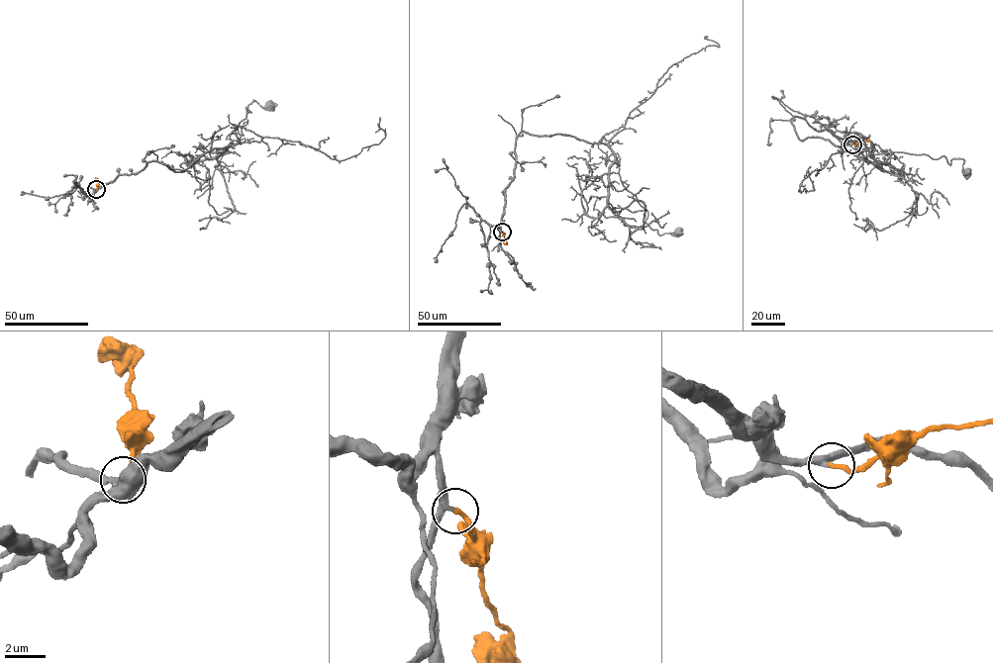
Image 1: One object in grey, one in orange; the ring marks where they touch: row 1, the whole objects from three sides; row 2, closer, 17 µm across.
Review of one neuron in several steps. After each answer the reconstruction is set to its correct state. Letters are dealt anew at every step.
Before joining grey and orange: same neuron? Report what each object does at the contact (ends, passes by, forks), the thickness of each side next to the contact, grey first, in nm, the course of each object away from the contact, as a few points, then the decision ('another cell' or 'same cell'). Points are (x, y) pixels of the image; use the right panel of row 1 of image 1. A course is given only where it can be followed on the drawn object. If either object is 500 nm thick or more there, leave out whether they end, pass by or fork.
grey passes by | orange ends | 320/240 nm | grey via (852, 144), (791, 119), (801, 141), (828, 140), (861, 157), (960, 158), (966, 172) | orange via (852, 144), (869, 139) | same cell

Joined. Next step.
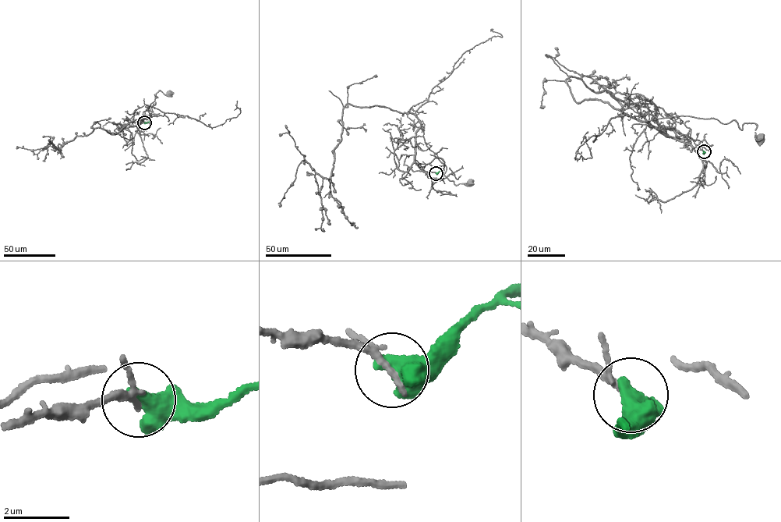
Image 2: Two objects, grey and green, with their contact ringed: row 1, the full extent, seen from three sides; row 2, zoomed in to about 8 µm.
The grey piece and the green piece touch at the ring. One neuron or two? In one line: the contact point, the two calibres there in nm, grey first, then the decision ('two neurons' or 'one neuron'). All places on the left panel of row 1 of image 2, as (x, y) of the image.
place (144, 122); calibres 170 and 700 nm; two neurons

